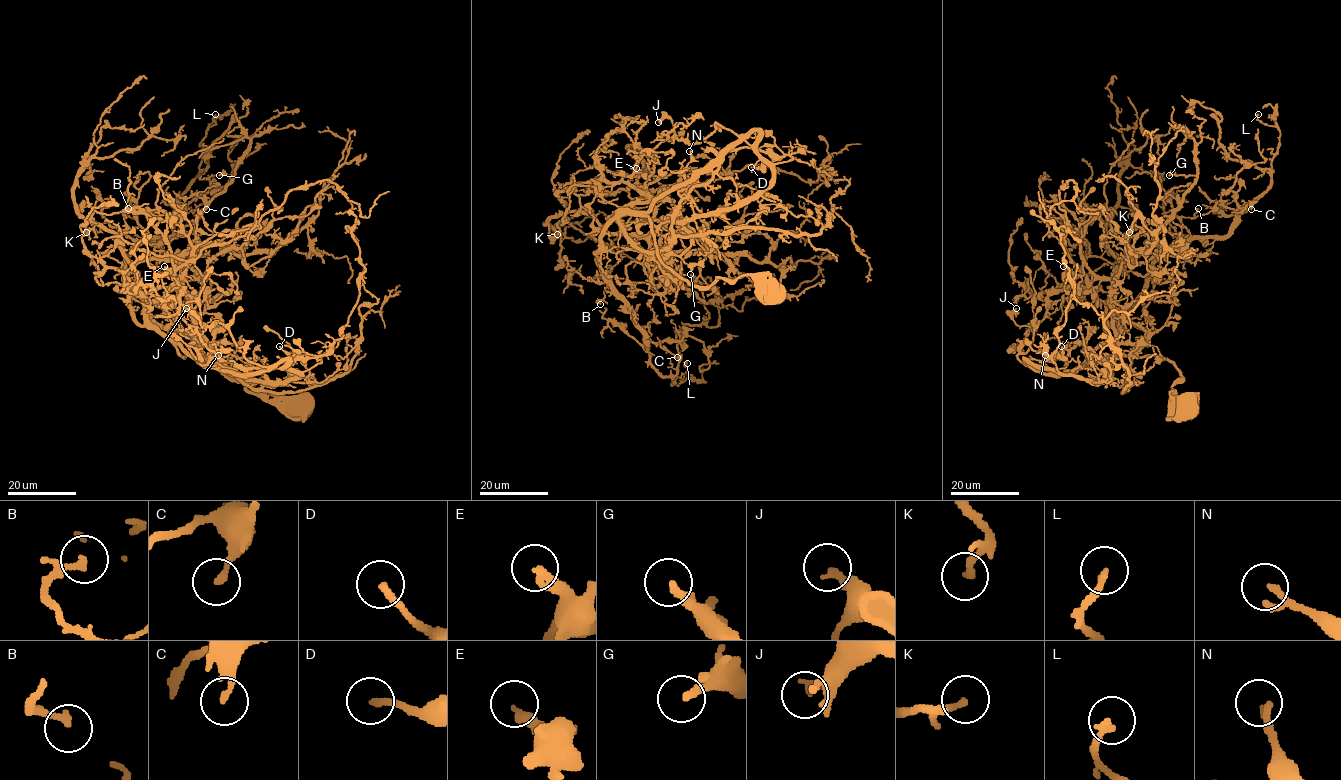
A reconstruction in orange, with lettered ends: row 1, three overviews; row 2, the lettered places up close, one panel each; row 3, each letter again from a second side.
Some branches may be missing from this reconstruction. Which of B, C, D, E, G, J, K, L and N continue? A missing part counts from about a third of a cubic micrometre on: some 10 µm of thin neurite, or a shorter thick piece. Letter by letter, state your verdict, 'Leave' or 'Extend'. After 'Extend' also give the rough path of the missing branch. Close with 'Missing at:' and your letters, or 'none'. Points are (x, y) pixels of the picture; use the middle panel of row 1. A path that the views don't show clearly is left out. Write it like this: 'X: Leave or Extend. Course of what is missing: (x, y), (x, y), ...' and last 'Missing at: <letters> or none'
B: Leave
C: Leave
D: Leave
E: Leave
G: Leave
J: Leave
K: Leave
L: Leave
N: Leave
Missing at: none

